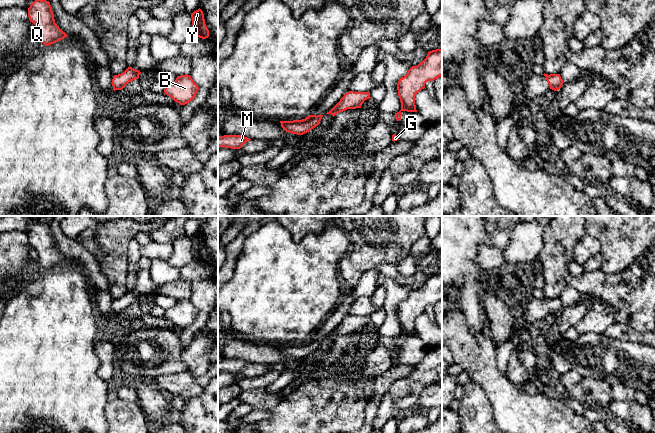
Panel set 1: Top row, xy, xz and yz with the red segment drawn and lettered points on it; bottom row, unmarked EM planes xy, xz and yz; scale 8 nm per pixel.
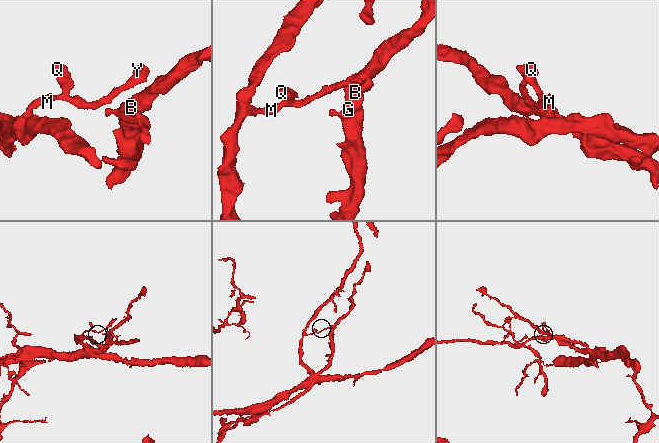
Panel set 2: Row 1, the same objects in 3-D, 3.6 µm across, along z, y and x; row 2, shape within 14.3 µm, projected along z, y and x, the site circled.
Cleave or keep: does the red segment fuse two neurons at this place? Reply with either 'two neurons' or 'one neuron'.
two neurons

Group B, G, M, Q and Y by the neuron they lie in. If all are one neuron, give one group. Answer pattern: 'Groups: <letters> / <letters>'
Groups: B G Y / M Q

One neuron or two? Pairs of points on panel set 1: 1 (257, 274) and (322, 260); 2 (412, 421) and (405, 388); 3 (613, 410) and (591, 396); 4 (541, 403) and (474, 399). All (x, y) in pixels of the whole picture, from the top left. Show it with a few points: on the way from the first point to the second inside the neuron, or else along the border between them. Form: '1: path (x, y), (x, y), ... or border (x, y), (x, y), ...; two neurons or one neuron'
1: path (273, 274), (303, 274), (306, 271); one neuron
2: border (405, 412), (399, 418); two neurons
3: border (611, 399), (605, 409); two neurons
4: border (474, 381), (482, 388), (491, 404), (495, 422); two neurons

